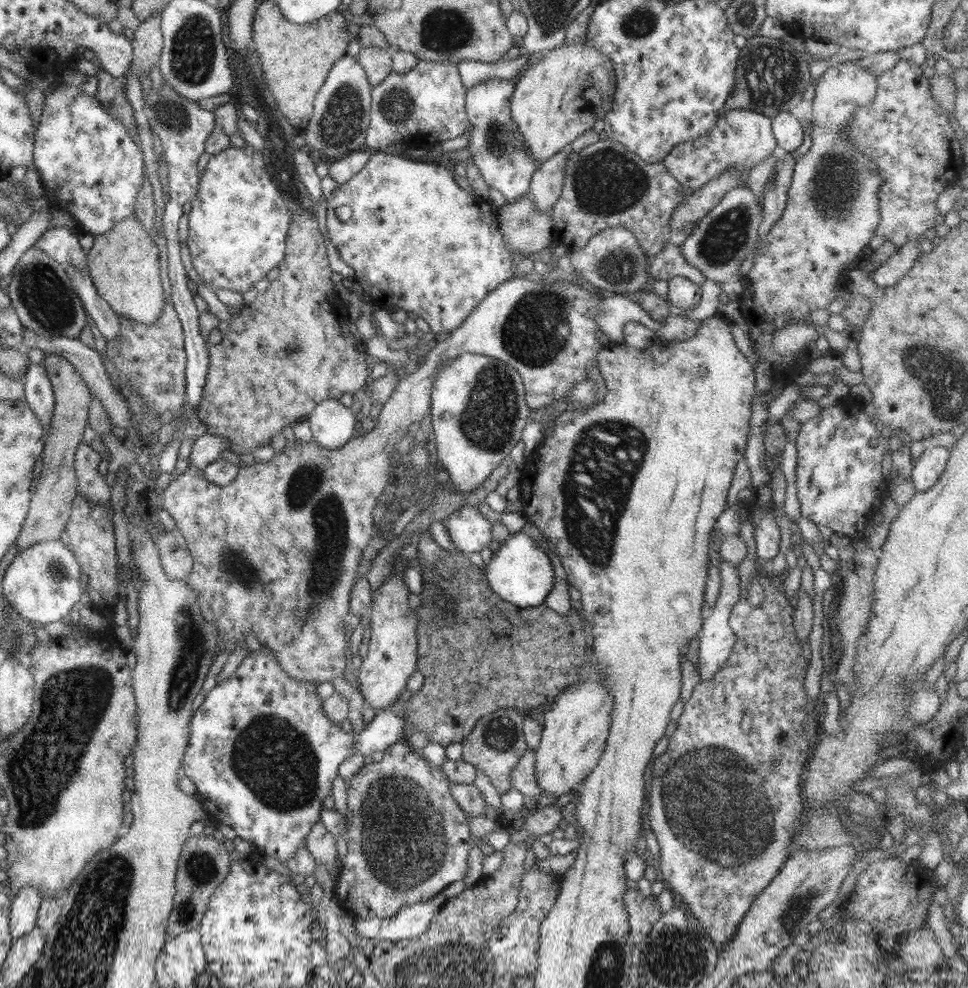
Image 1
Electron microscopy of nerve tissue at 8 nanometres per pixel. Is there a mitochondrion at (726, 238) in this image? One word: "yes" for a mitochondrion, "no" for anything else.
yes

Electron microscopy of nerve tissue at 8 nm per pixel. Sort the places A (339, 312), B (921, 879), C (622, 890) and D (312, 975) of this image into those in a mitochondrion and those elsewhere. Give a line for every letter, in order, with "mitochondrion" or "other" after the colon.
A: other
B: other
C: other
D: other

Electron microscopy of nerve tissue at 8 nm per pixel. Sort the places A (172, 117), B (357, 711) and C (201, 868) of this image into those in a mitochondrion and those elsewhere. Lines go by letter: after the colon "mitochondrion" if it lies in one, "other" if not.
A: mitochondrion
B: other
C: mitochondrion

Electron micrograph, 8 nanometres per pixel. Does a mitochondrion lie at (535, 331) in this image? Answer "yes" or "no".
yes

